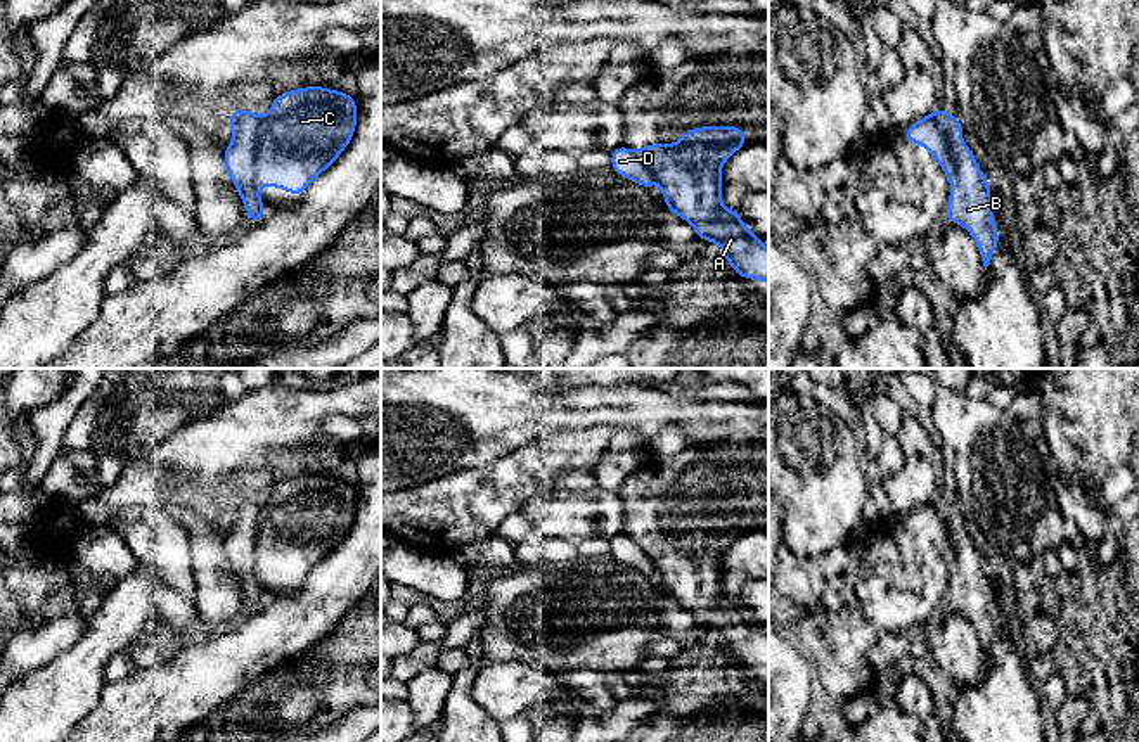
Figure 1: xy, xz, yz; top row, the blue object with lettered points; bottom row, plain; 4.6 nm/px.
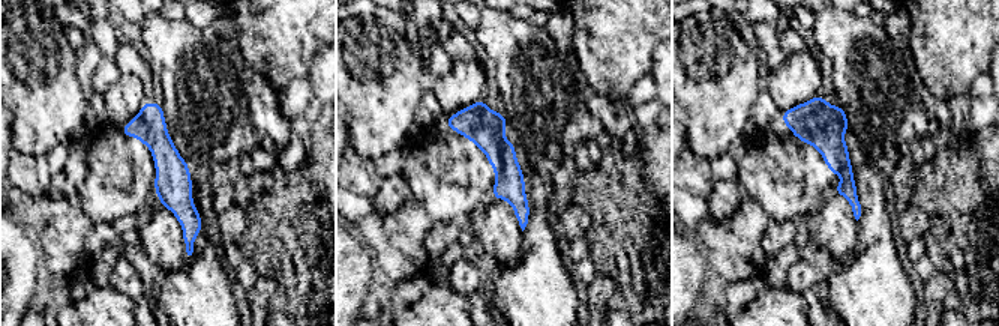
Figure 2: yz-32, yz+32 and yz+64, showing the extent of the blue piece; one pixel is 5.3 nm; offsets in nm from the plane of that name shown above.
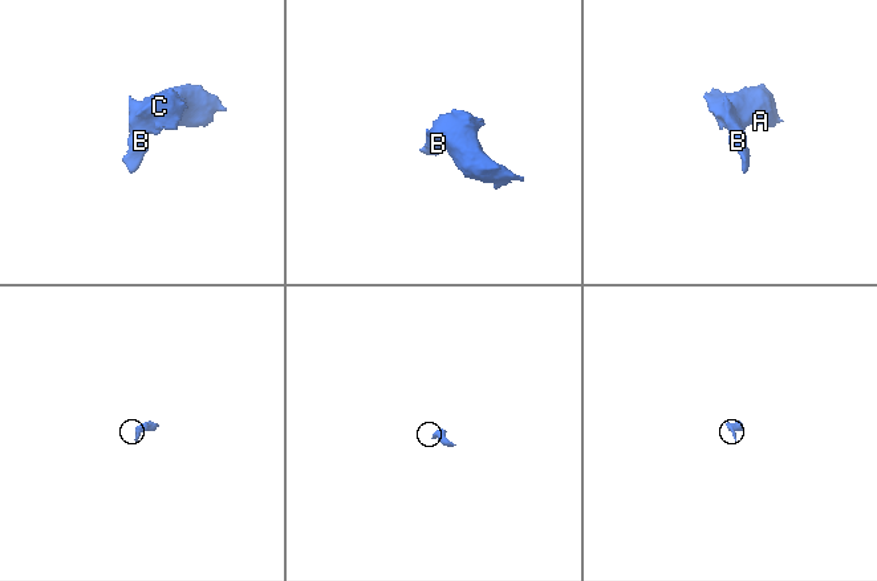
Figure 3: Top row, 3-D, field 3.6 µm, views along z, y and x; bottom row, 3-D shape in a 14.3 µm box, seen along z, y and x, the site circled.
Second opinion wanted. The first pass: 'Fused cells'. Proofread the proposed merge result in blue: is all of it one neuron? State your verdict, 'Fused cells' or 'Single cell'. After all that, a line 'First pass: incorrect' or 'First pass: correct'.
Fused cells
First pass: correct

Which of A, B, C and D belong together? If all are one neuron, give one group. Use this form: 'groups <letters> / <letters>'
groups A C / B D

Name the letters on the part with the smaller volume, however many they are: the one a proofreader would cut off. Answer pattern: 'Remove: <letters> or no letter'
Remove: B, D

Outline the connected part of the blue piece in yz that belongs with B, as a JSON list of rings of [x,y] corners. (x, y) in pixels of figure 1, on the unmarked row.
[[[936,496],[931,502],[945,517],[952,547],[952,564],[949,566],[950,583],[945,607],[949,611],[957,611],[969,619],[987,657],[1001,626],[994,609],[988,566],[976,552],[969,533],[961,529],[961,524],[966,521],[957,503],[945,496]]]

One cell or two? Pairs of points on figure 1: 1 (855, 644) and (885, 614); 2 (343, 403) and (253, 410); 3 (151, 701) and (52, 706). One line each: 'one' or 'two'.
1: two
2: one
3: two

